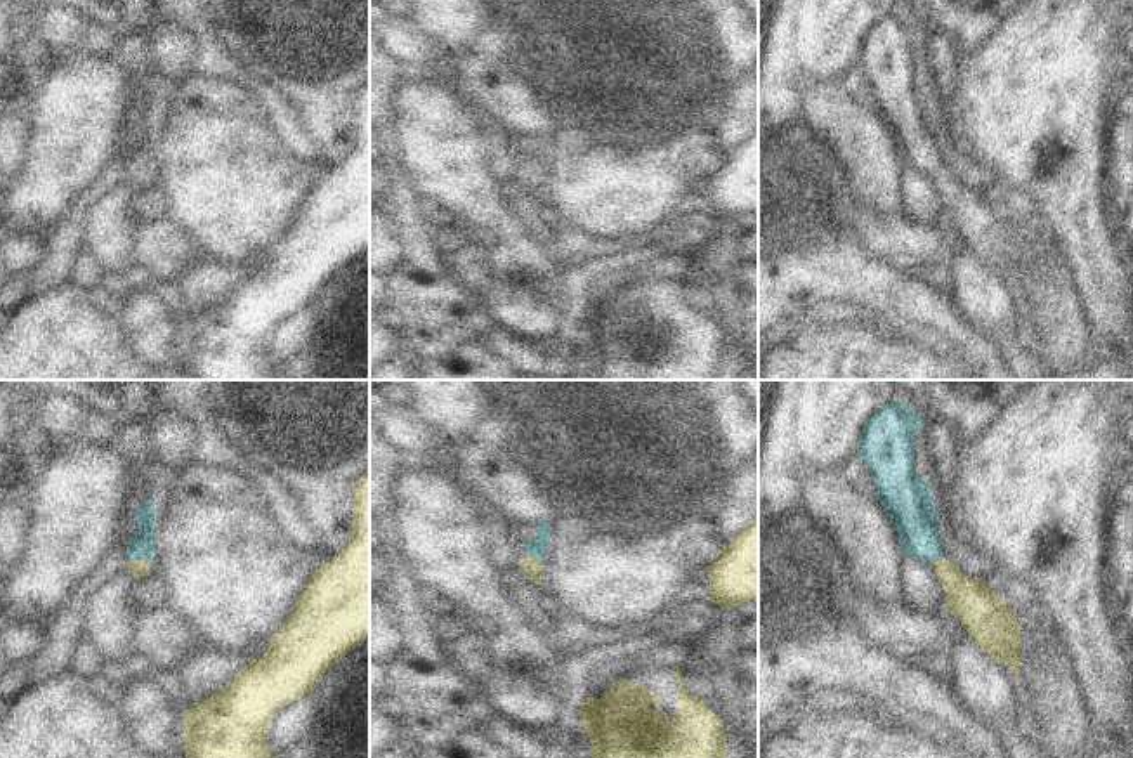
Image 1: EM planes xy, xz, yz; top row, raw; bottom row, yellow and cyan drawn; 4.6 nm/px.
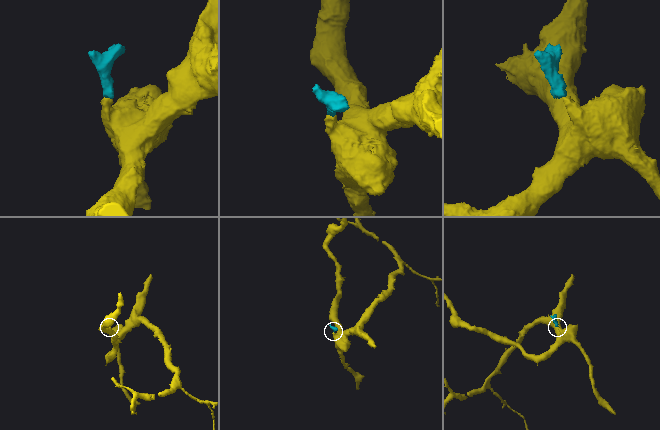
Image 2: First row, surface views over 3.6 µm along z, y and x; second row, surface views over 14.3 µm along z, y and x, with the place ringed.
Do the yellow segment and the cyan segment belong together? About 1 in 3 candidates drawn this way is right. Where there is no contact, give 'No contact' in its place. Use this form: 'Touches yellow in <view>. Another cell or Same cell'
Touches yellow in xy. Same cell

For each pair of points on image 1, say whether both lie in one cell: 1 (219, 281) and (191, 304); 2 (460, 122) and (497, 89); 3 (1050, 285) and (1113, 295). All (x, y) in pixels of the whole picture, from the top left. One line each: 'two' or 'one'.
1: one
2: two
3: two

